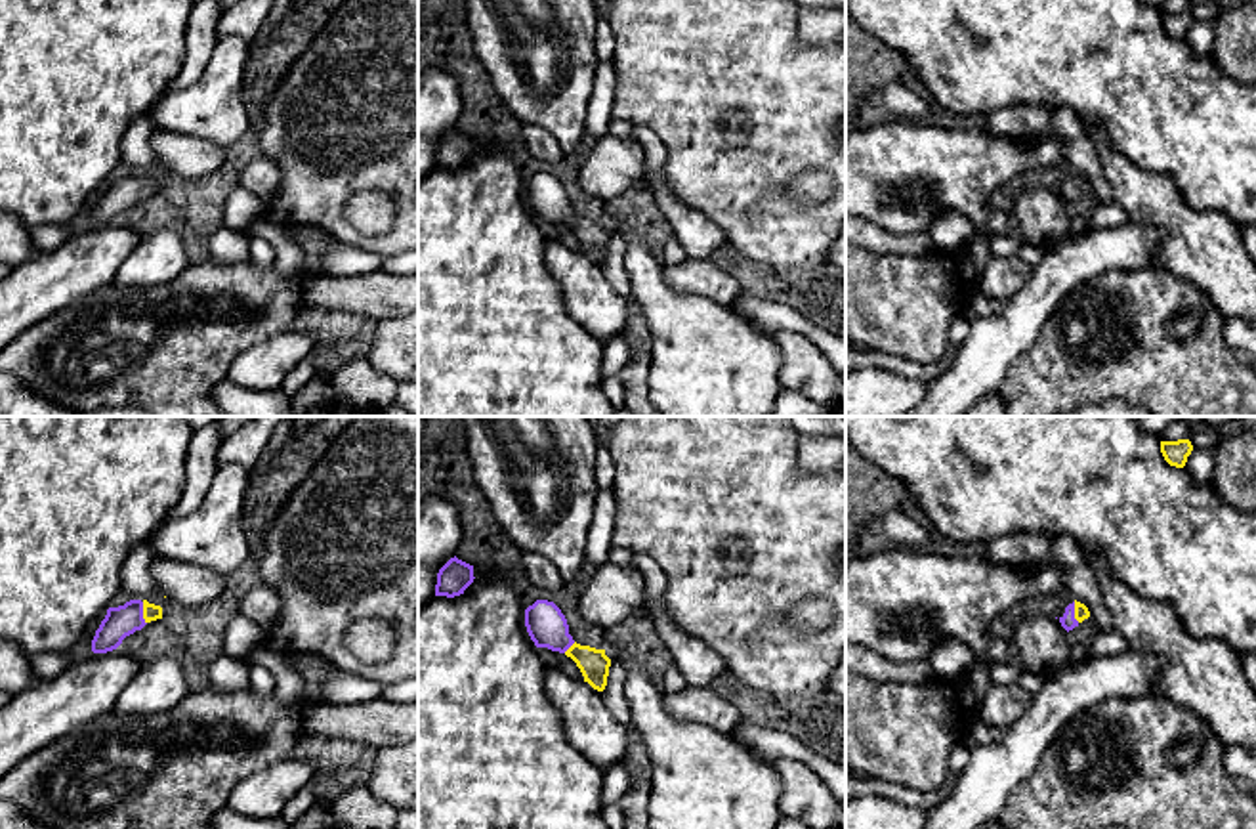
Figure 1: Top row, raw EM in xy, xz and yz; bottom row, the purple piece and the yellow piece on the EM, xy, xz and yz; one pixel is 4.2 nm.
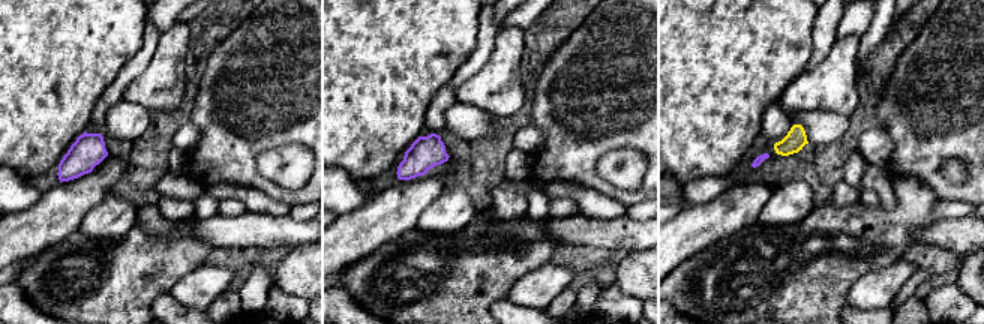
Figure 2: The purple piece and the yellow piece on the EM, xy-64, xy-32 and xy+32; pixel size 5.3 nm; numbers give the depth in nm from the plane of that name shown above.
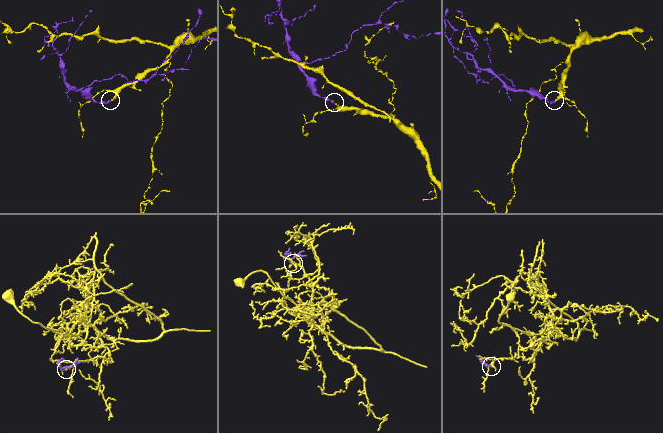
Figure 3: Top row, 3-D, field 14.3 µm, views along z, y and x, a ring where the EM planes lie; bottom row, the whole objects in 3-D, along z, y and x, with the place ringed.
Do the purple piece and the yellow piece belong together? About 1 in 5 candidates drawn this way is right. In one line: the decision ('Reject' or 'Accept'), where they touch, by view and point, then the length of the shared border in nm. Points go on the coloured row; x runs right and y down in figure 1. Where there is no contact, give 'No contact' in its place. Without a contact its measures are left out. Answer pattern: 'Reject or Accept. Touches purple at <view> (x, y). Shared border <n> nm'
Accept. Touches purple at xy (142, 614). Shared border 100 nm

